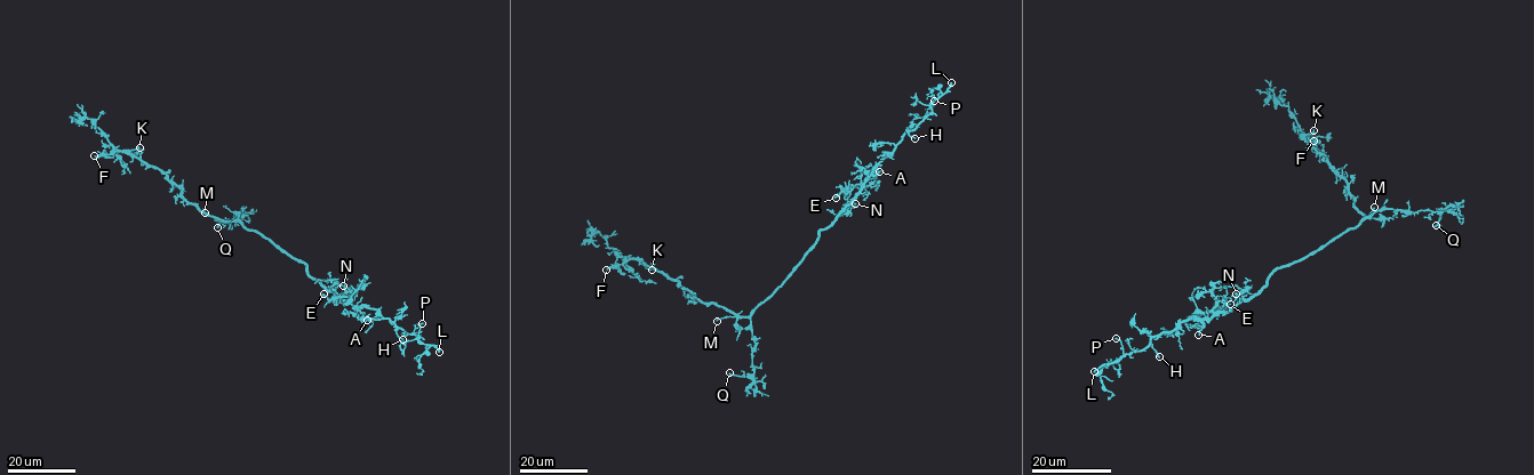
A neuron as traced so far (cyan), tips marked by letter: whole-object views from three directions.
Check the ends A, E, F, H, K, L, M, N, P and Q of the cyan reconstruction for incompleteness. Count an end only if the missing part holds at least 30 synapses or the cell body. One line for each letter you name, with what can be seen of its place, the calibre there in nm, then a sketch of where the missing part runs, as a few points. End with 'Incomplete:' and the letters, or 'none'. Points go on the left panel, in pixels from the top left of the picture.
L: (439, 352) | 340 nm | (439, 352), (444, 357), (450, 356), (432, 369), (422, 413)
Incomplete: L

